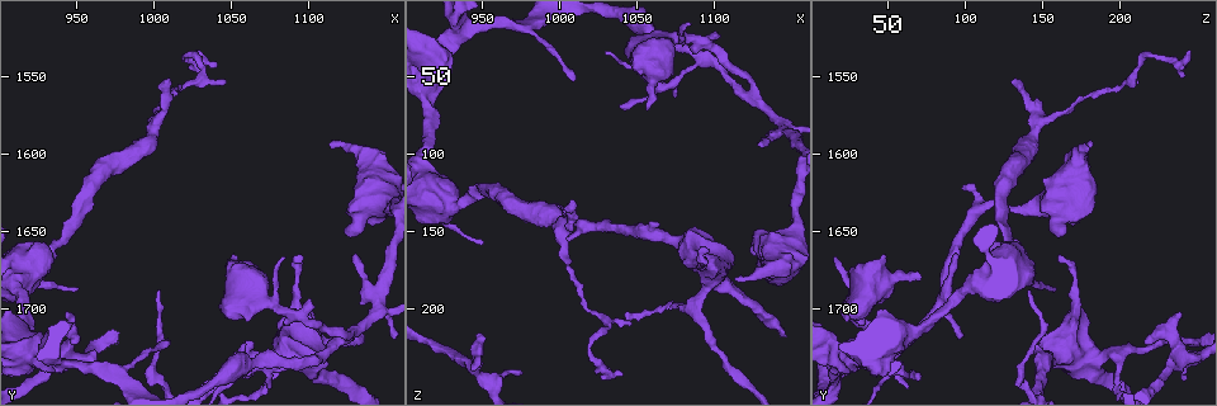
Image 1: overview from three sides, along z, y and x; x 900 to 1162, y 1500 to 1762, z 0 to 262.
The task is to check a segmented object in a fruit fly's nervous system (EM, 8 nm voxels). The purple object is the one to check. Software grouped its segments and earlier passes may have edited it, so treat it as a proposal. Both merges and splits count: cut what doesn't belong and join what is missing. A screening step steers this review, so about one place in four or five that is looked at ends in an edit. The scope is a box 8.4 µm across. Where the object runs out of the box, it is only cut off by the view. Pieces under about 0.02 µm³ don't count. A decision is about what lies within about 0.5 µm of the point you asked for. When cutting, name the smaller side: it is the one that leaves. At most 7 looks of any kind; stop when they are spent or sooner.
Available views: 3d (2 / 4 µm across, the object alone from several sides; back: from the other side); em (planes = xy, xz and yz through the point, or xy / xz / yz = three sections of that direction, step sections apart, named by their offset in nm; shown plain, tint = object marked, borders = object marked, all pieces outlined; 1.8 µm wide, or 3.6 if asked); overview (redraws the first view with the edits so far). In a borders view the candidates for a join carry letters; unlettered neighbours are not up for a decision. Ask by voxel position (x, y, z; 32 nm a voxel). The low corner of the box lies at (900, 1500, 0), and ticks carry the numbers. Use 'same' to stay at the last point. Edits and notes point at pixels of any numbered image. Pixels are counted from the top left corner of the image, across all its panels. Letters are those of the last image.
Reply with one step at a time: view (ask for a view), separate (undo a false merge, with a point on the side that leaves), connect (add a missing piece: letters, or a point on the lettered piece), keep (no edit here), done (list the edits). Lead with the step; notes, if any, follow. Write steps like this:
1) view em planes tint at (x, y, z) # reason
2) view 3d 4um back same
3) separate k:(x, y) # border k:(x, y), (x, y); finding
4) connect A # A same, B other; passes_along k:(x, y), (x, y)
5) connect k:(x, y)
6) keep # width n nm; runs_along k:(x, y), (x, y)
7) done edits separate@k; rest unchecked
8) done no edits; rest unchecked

view em yz step 4 borders at (1038, 1746, 70) # thin end

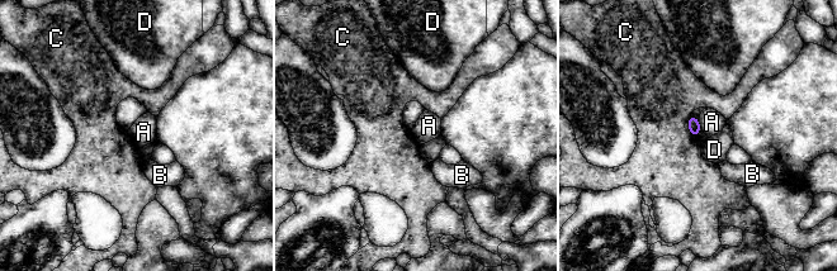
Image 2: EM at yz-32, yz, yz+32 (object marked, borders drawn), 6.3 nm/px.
view em planes borders same

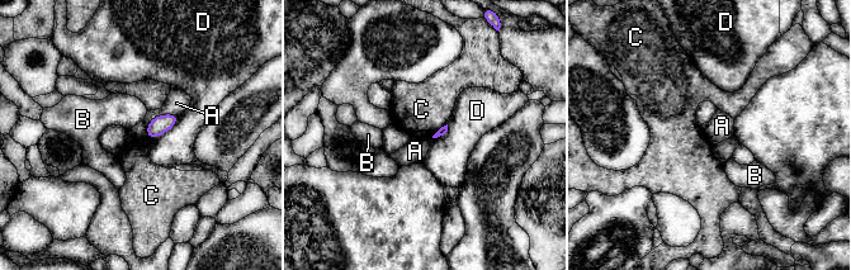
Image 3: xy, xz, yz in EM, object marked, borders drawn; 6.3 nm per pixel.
keep # A other, B other, C other, D other; none of them fits

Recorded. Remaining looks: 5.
view em planes tint at (942, 1738, 16) # thick turns thin

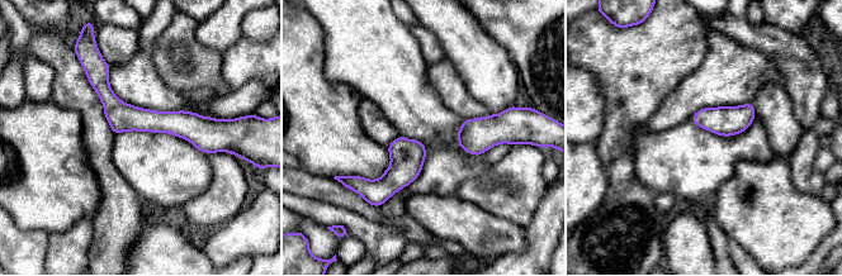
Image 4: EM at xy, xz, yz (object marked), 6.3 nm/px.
view em planes borders same

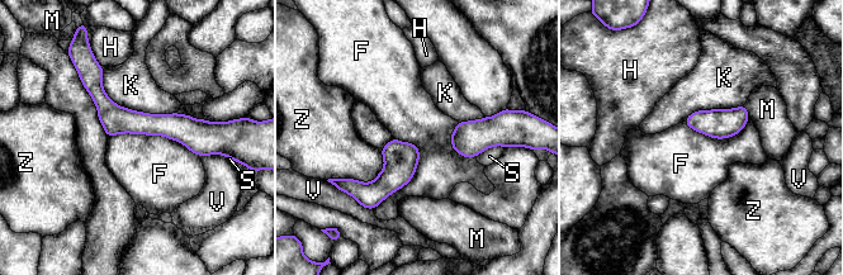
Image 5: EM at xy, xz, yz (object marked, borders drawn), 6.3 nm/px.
keep # F other, H other, K other, M other, S other, V other, Z other; runs_along 5:(84, 80), (122, 121), (208, 151); continuous, no second neuron

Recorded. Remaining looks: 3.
view em planes borders at (1090, 1734, 38) # three arms meet

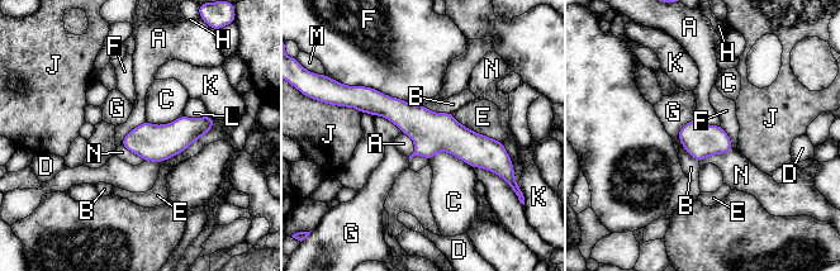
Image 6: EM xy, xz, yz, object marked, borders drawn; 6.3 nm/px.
keep # width 220 nm; A other, B other, C other, D other, E other, F other, G other, H other, J other, K other, L other, M other, N other; runs_along 6:(355, 104), (498, 150); one neuron here

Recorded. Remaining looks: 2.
done no edits; rest unchecked

